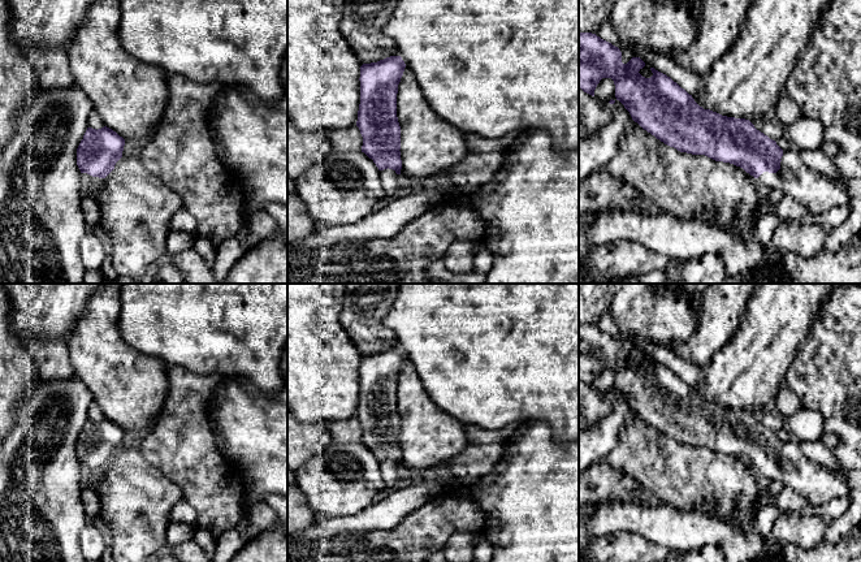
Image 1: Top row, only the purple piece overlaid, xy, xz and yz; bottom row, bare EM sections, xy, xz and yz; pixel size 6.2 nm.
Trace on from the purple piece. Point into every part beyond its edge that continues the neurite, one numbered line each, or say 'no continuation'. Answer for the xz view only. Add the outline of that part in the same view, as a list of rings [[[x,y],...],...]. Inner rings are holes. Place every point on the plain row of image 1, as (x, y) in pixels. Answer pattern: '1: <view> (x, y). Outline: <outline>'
no continuation

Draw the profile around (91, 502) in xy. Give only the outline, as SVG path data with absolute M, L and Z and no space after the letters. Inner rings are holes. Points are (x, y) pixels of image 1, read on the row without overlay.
M82 488L82 503L87 518L100 514L101 502L95 489Z

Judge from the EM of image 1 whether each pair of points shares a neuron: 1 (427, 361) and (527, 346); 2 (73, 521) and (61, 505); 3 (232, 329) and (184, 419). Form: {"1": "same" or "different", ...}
{"1": "same", "2": "same", "3": "different"}

